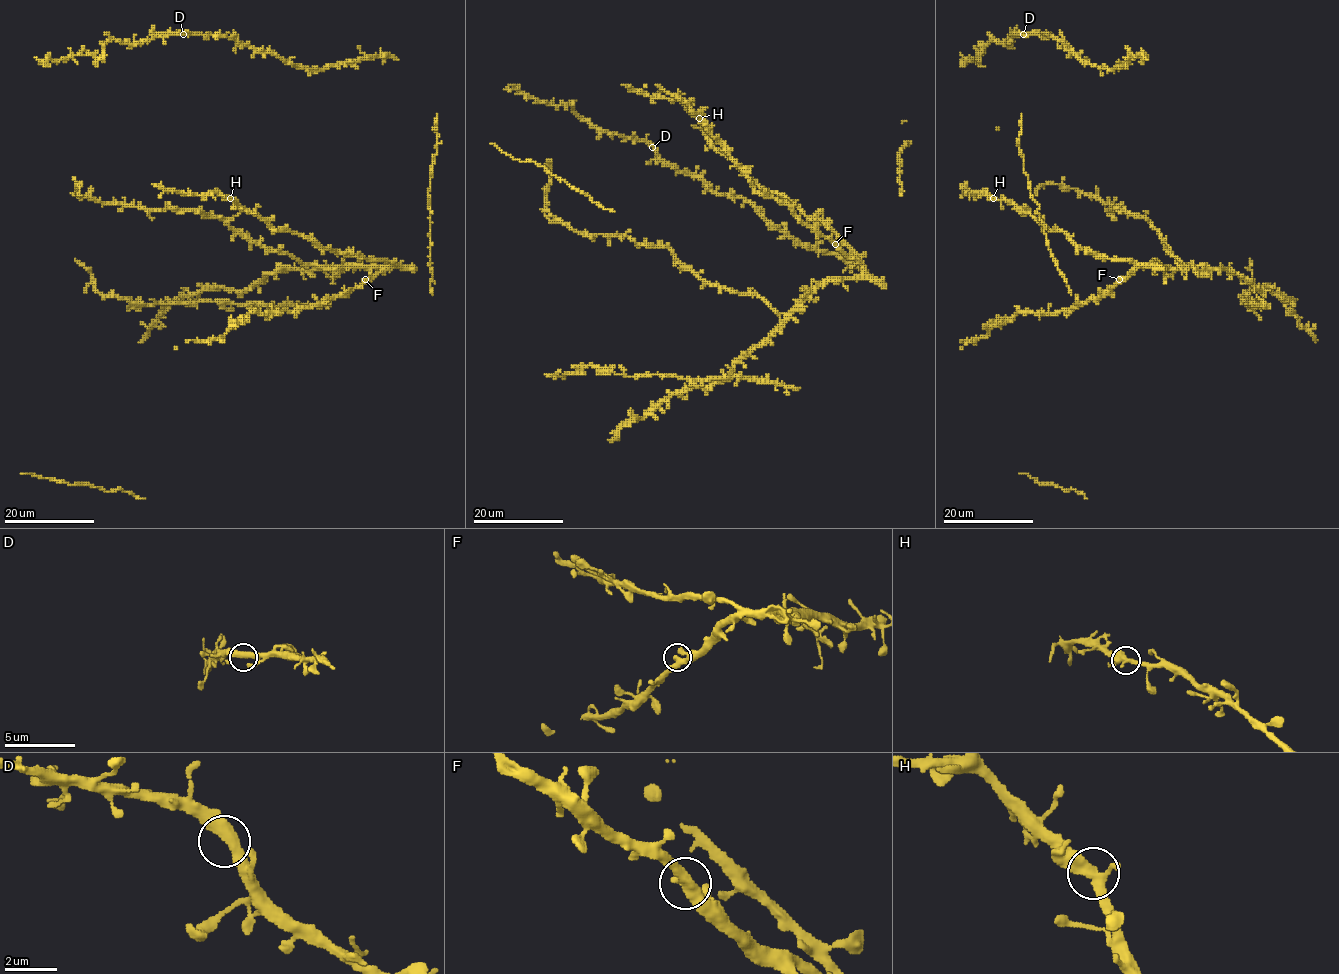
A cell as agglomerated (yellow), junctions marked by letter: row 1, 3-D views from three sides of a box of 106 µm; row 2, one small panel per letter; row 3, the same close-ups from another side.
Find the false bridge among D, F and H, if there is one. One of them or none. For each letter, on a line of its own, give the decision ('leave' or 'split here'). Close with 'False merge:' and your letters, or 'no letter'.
D: leave
F: leave
H: leave
False merge: no letter

